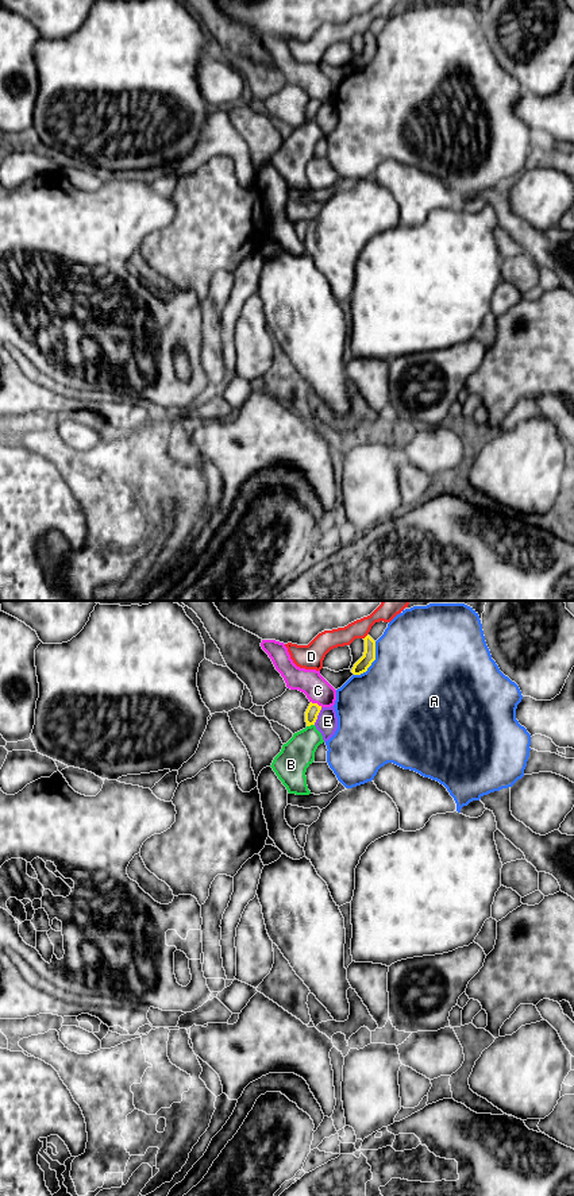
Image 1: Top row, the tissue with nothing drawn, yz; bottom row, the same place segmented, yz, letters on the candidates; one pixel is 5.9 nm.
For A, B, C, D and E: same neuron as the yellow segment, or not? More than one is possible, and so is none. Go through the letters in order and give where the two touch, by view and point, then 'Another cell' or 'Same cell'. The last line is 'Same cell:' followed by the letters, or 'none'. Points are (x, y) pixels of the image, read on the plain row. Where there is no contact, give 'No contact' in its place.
A: Touches yellow at yz (373, 56). Another cell
B: Touches yellow at yz (309, 120). Another cell
C: Touches yellow at yz (316, 99). Another cell
D: Touches yellow at yz (366, 31). Another cell
E: Touches yellow at yz (318, 110). Another cell
Same cell: none

